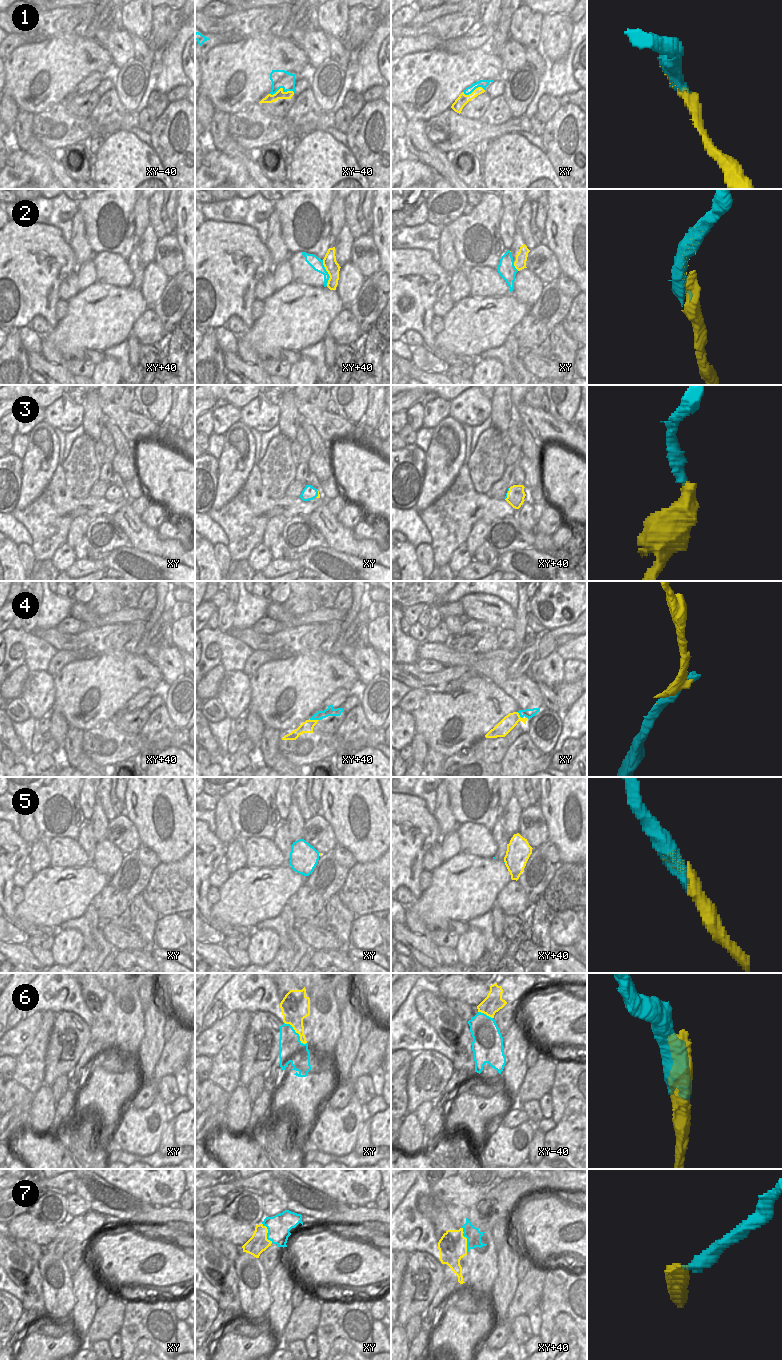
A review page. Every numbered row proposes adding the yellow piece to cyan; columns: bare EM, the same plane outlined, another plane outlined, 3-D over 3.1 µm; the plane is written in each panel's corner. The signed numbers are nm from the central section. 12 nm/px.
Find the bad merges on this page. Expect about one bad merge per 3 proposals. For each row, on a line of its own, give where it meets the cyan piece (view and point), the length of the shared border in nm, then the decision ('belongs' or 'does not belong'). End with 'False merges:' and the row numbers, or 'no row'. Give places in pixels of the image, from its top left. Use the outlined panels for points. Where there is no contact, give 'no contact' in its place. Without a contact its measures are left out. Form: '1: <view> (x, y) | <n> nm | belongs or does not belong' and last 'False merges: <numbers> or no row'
1: xy-40 (283, 89) | 300 nm | does not belong
2: xy+40 (327, 273) | 320 nm | belongs
3: xy+40 (506, 494) | 150 nm | belongs
4: xy+40 (314, 719) | 120 nm | belongs
5: xy (318, 854) | 40 nm | belongs
6: xy (297, 1033) | 380 nm | belongs
7: xy+40 (467, 1240) | 320 nm | does not belong
False merges: 1, 7

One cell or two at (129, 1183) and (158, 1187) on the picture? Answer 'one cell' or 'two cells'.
one cell

